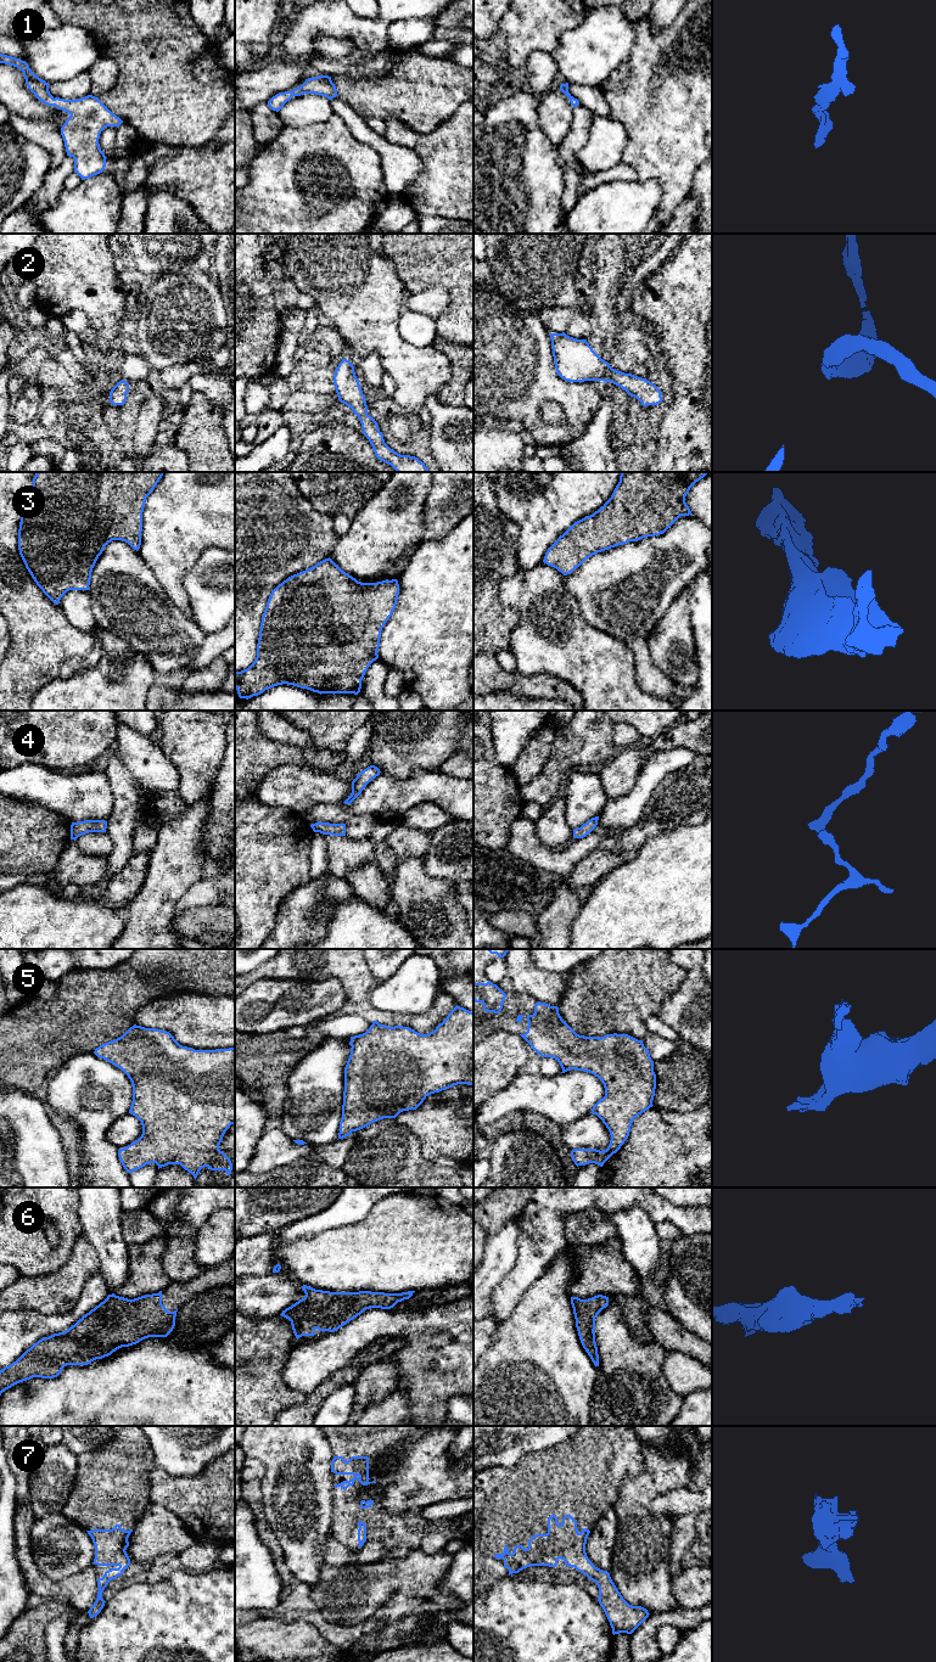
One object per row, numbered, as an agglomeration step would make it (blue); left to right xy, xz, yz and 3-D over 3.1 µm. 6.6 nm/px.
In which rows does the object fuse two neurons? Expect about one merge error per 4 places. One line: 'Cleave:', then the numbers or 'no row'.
Cleave: no row

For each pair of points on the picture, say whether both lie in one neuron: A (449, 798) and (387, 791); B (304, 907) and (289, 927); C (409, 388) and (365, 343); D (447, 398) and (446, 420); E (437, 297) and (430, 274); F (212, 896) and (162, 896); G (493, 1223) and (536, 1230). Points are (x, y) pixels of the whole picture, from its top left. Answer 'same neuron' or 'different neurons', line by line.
A: same neuron
B: same neuron
C: same neuron
D: different neurons
E: different neurons
F: different neurons
G: different neurons

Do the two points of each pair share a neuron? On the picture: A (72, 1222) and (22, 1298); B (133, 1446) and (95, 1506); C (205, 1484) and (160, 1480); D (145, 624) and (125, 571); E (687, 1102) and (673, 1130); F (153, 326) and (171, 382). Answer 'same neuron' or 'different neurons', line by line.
A: different neurons
B: same neuron
C: same neuron
D: same neuron
E: different neurons
F: different neurons

